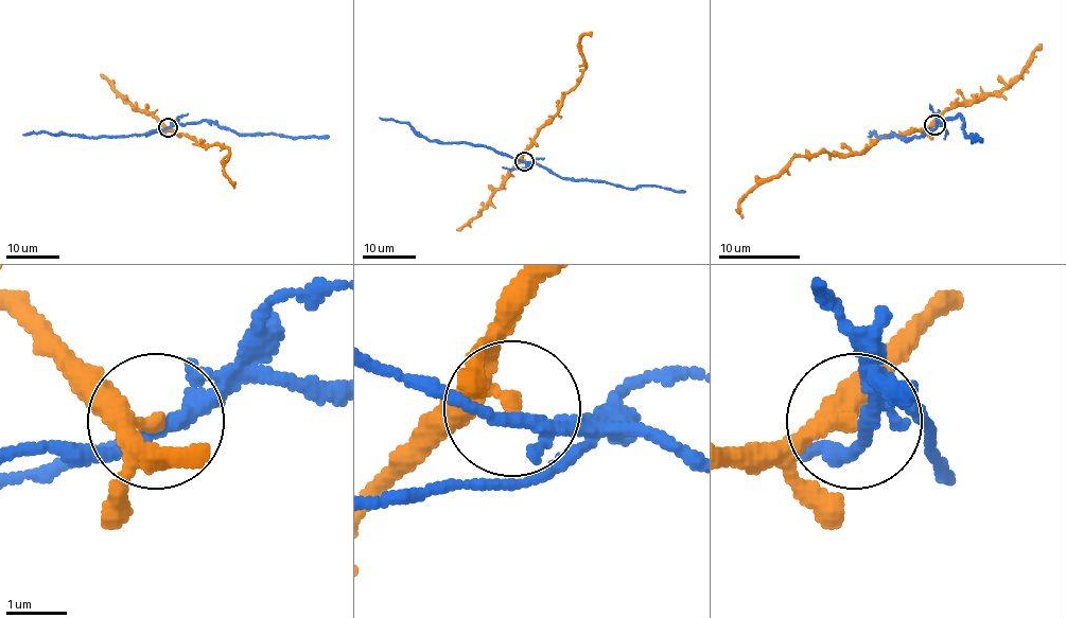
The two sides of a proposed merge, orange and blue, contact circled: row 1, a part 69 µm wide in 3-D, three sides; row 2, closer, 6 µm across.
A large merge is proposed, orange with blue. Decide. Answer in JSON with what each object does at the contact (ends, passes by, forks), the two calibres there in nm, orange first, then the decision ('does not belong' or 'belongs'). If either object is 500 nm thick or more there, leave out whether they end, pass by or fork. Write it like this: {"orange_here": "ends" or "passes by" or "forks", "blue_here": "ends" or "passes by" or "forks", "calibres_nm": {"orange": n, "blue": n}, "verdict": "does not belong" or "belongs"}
{"orange_here": "passes by", "blue_here": "passes by", "calibres_nm": {"orange": 280, "blue": 220}, "verdict": "does not belong"}

